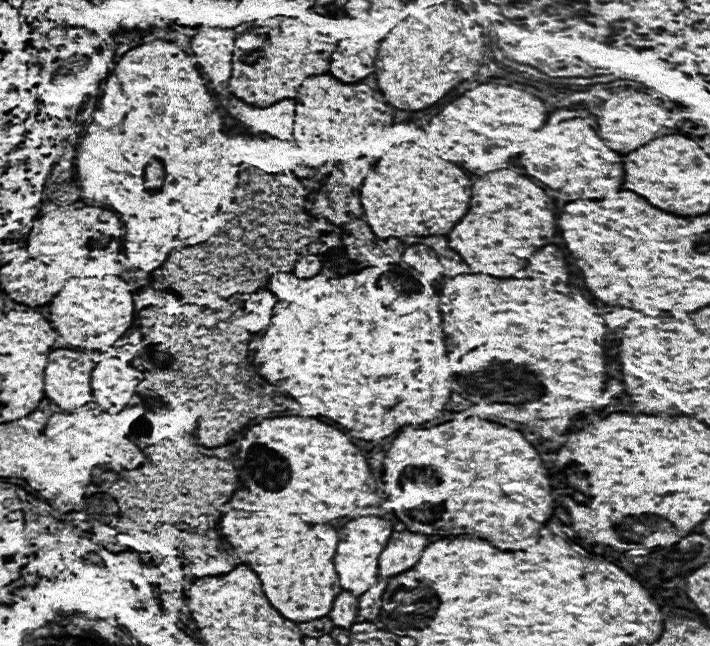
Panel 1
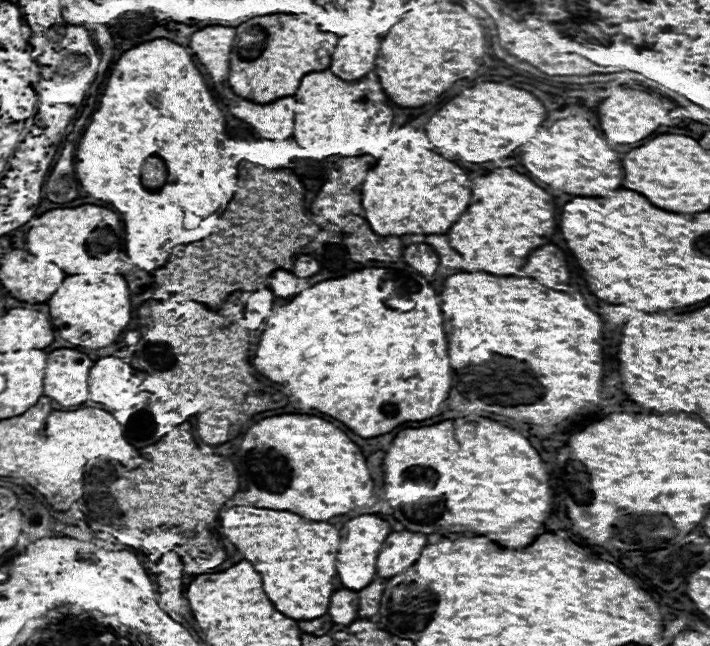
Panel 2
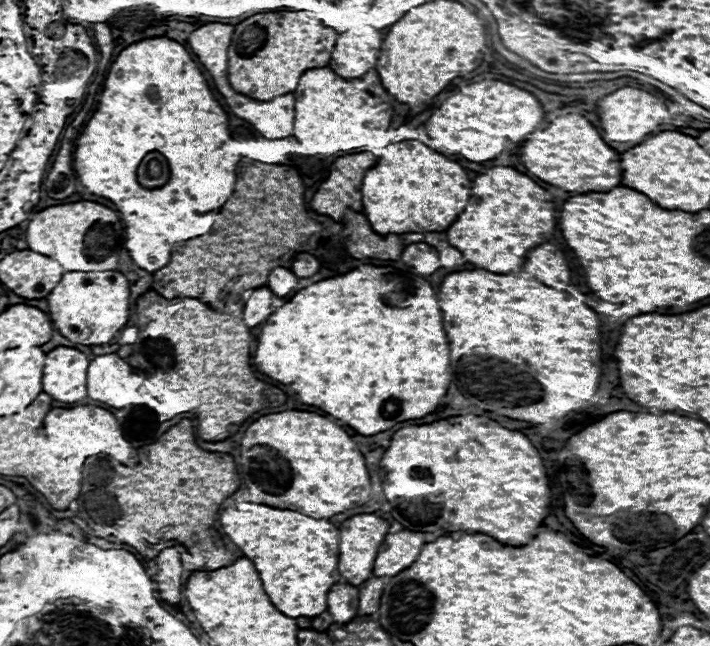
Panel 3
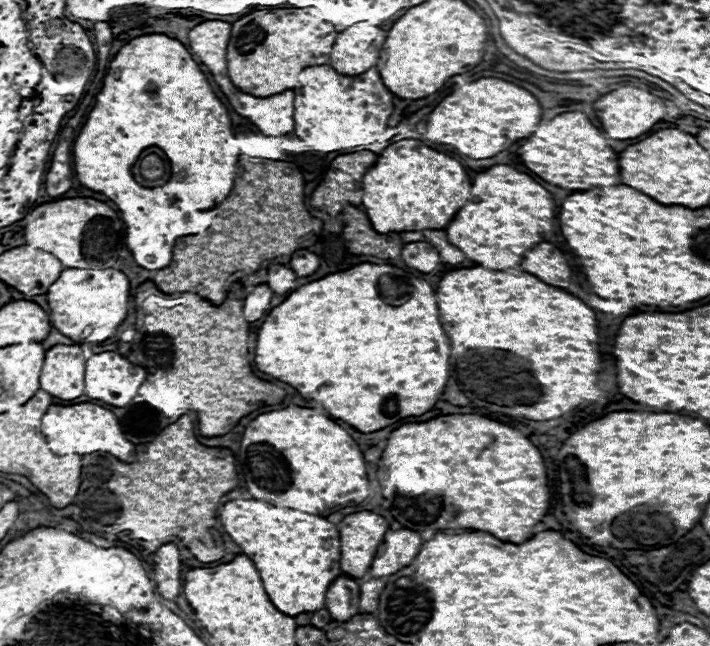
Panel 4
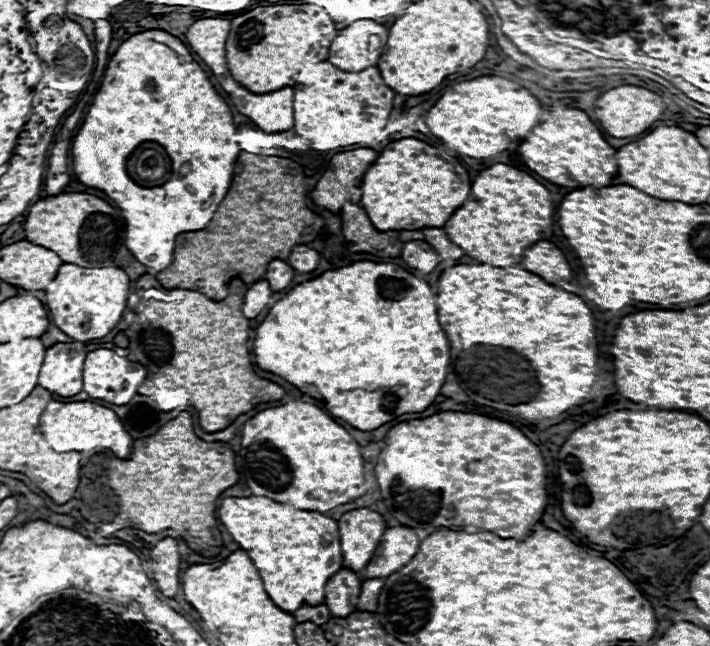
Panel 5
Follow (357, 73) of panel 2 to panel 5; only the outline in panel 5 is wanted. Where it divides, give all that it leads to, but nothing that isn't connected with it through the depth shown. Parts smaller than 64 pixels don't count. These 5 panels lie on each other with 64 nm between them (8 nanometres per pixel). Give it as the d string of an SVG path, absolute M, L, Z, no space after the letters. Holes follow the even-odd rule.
M372 20L352 22L344 30L340 30L340 34L332 40L328 62L344 72L362 72L370 66L376 66L382 50L376 52L368 50L368 40L372 34L380 36L382 46L386 44L388 38L386 26L376 24Z

